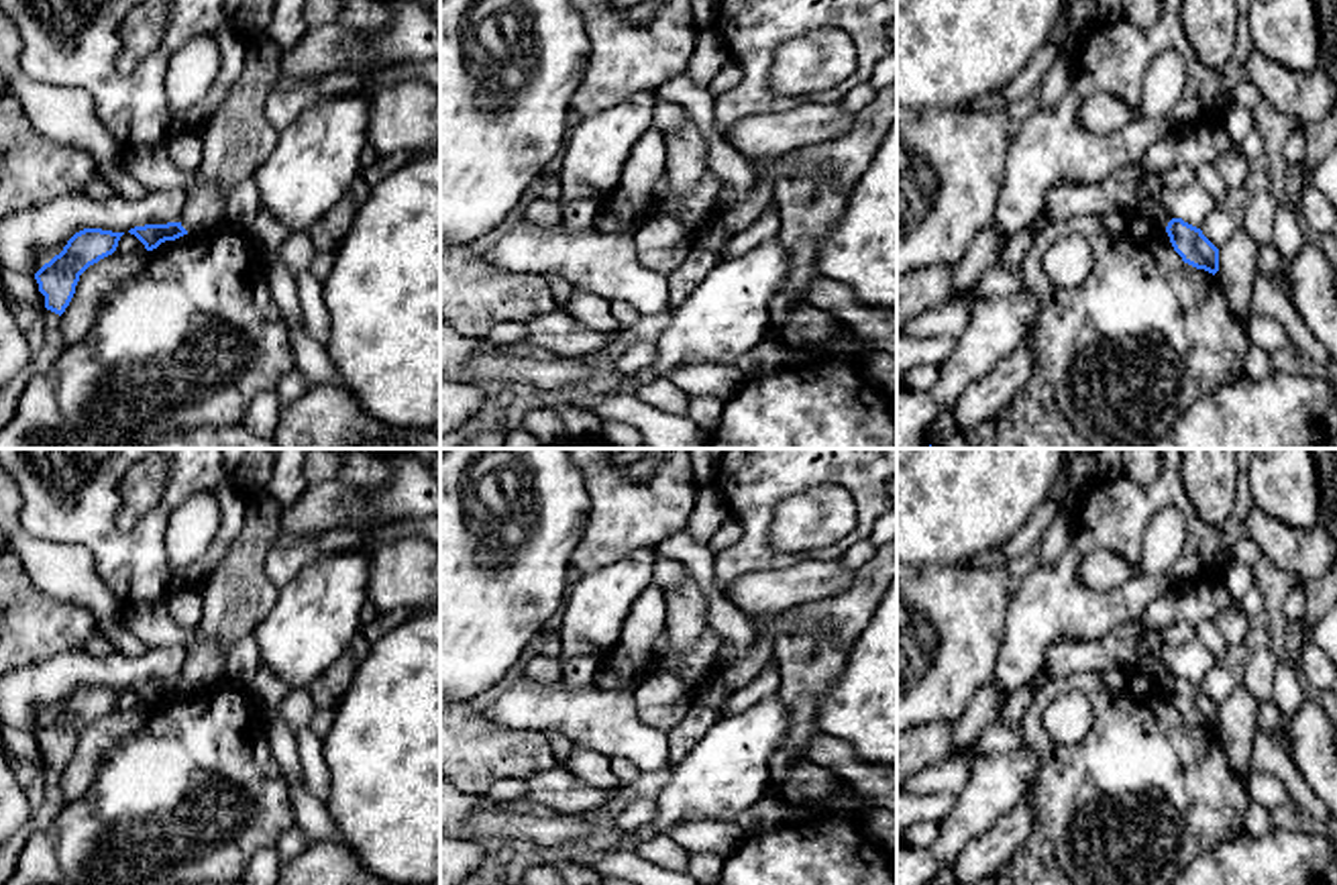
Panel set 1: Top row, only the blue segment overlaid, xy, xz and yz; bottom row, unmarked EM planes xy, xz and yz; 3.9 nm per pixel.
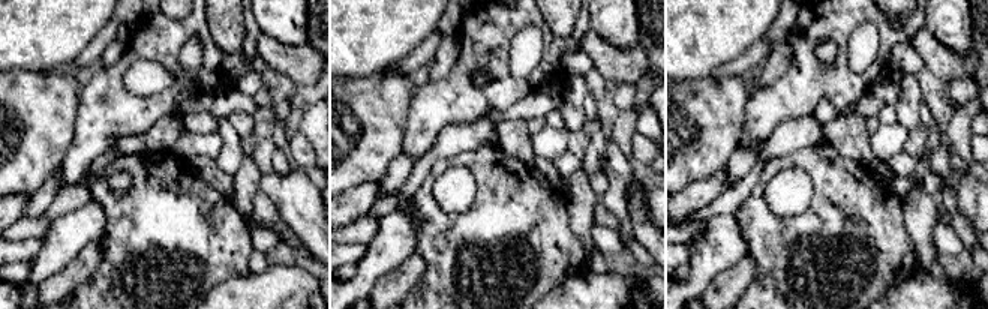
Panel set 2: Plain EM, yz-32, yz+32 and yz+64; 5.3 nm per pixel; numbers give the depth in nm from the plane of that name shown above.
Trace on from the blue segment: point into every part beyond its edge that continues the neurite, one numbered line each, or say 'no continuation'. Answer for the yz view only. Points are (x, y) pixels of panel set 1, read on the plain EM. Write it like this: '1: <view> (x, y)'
no continuation

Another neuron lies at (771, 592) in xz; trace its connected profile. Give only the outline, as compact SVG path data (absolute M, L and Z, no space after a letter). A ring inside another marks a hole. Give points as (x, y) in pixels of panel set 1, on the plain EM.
M803 559L783 569L754 571L728 587L728 600L748 618L774 616L821 597L834 597L852 581L842 561Z

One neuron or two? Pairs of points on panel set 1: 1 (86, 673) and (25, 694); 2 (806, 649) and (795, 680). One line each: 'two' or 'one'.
1: one
2: one

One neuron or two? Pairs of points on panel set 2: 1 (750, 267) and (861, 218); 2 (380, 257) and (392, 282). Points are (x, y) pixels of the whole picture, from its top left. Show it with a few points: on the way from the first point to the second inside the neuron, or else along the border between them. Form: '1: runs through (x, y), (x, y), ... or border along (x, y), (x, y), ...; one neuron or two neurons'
1: border along (750, 254), (756, 261), (756, 275), (742, 293); two neurons
2: border along (416, 251), (389, 270), (369, 293); two neurons

